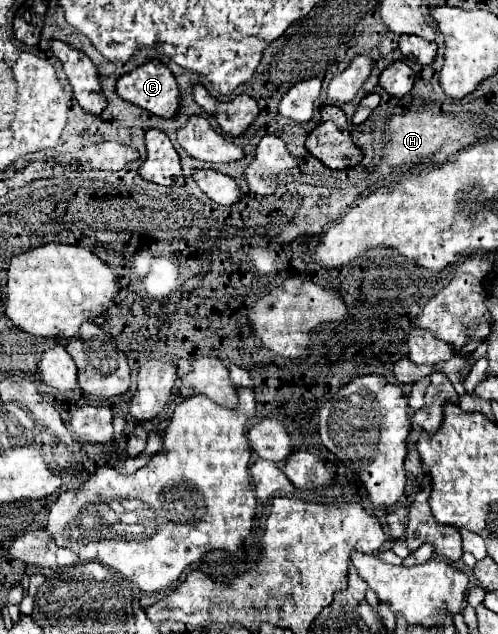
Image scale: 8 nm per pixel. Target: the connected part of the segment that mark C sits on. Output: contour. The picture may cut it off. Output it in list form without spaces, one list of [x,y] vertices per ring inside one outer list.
[[[150,60],[130,74],[118,78],[116,90],[124,100],[148,110],[150,114],[162,118],[178,116],[180,90],[168,66],[164,66],[160,60]]]

